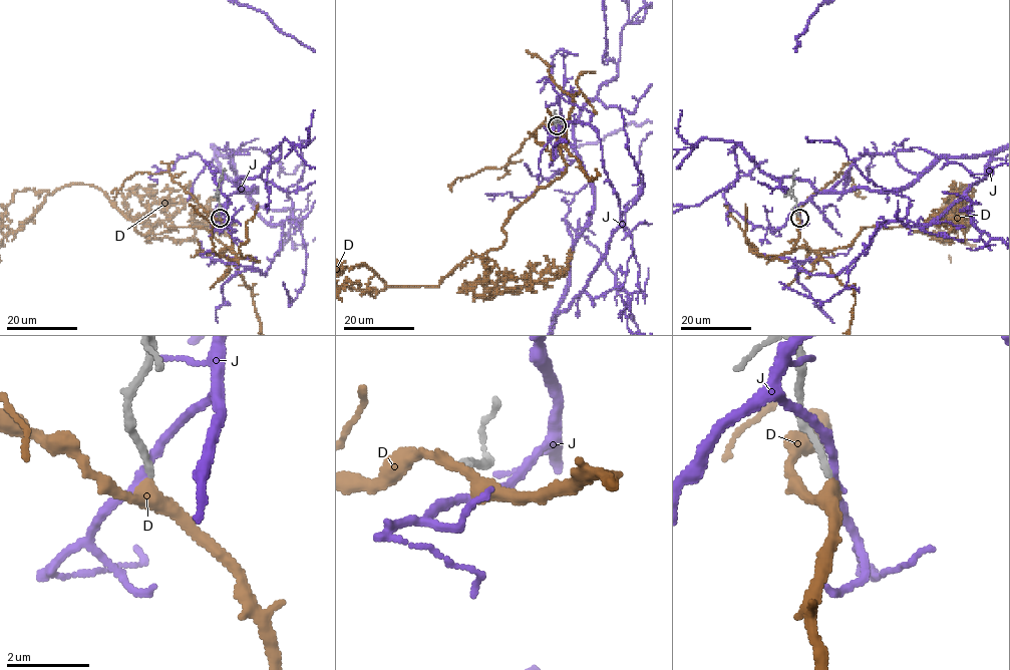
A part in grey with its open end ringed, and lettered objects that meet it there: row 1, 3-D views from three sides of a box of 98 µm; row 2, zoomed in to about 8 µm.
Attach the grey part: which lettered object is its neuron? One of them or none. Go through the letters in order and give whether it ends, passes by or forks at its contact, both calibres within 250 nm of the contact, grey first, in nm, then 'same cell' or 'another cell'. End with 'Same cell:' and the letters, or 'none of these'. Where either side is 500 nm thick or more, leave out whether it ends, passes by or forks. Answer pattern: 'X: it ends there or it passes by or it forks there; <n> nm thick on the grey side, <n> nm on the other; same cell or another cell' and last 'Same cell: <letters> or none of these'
D: it passes by; 160 nm thick on the grey side, 340 nm on the other; same cell
J: it passes by; 170 nm thick on the grey side, 200 nm on the other; another cell
Same cell: D

